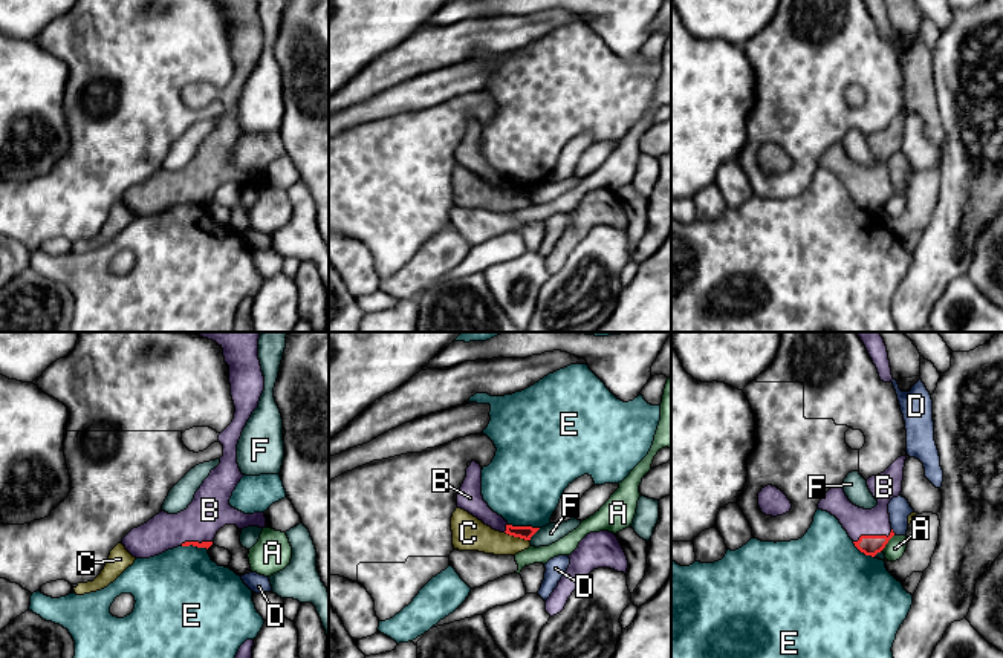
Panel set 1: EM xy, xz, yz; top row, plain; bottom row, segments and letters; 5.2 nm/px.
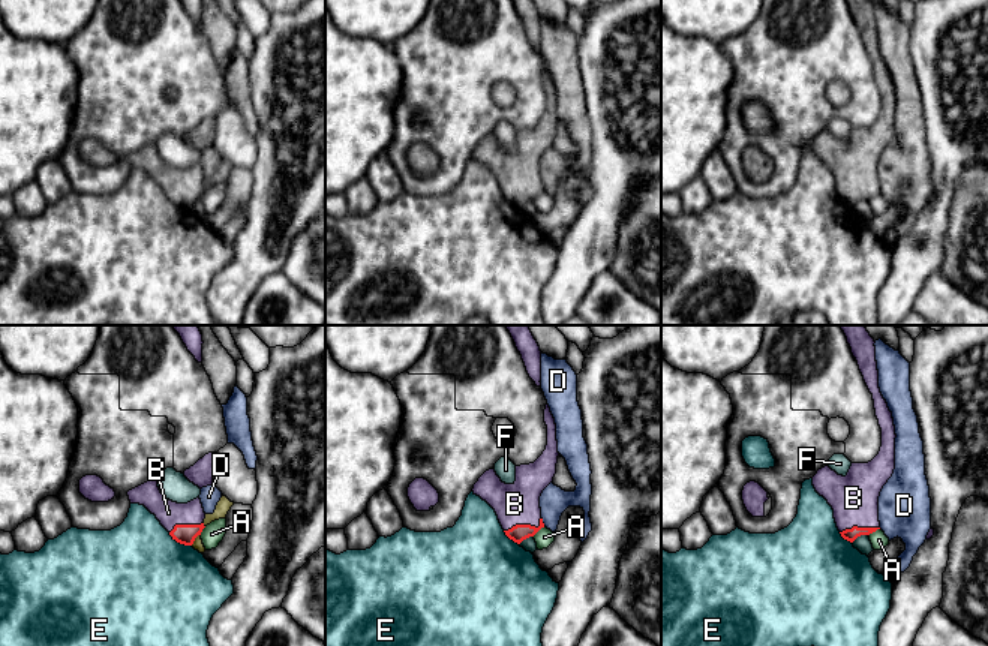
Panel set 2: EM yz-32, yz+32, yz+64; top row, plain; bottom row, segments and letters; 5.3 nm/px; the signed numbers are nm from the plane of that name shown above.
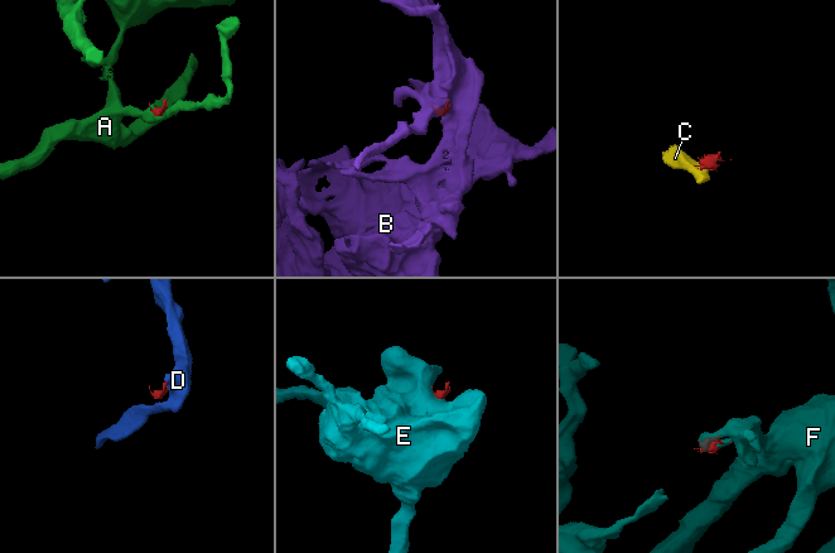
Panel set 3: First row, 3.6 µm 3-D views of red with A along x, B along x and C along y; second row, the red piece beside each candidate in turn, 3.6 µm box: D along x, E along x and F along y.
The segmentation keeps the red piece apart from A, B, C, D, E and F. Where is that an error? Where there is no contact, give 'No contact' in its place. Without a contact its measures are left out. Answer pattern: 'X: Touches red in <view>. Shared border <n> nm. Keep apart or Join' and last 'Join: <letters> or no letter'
A: Touches red in yz. Shared border 120 nm. Keep apart
B: Touches red in yz. Shared border 220 nm. Join
C: Touches red in xz. Shared border 140 nm. Keep apart
D: Touches red in yz. Shared border 40 nm. Keep apart
E: Touches red in xz. Shared border 170 nm. Keep apart
F: Touches red in xz. Shared border 90 nm. Keep apart
Join: B

